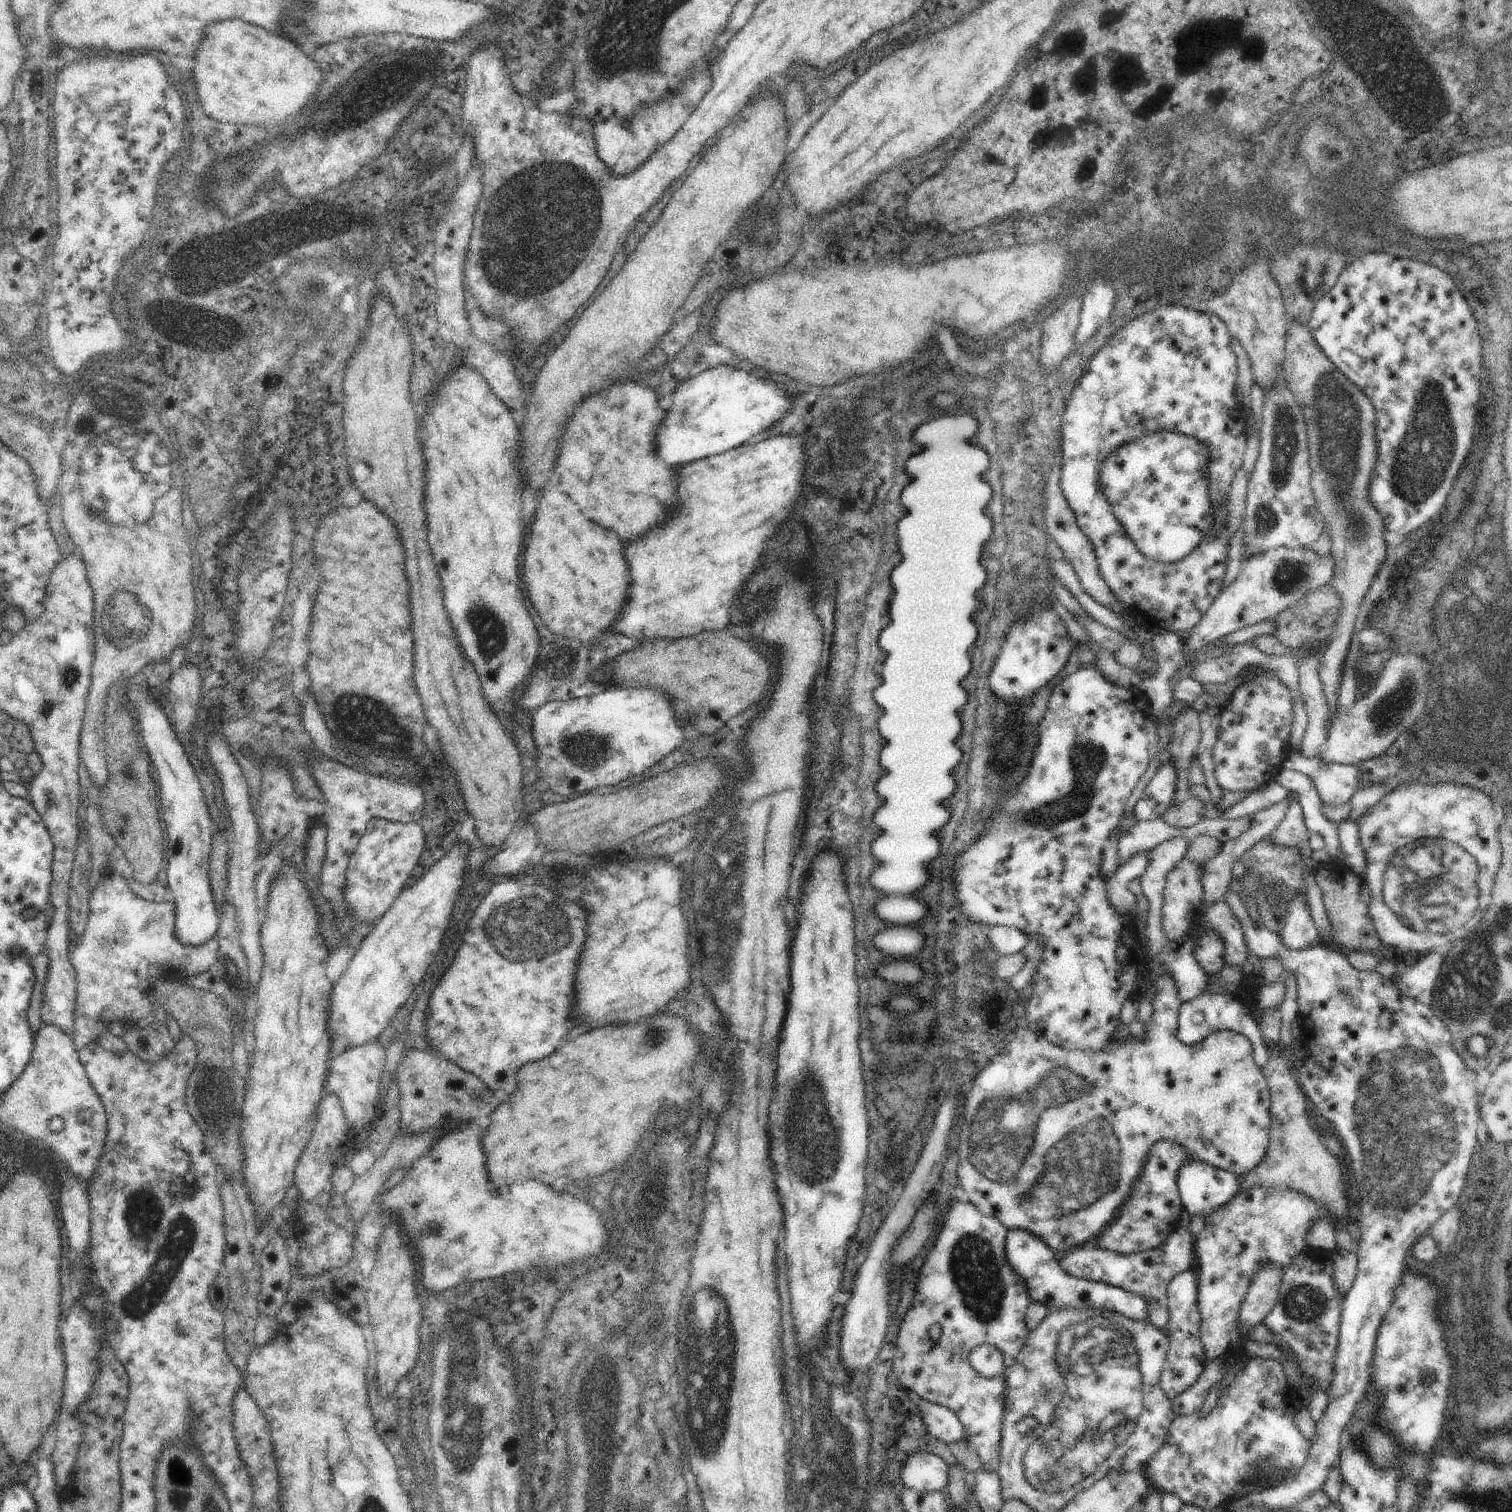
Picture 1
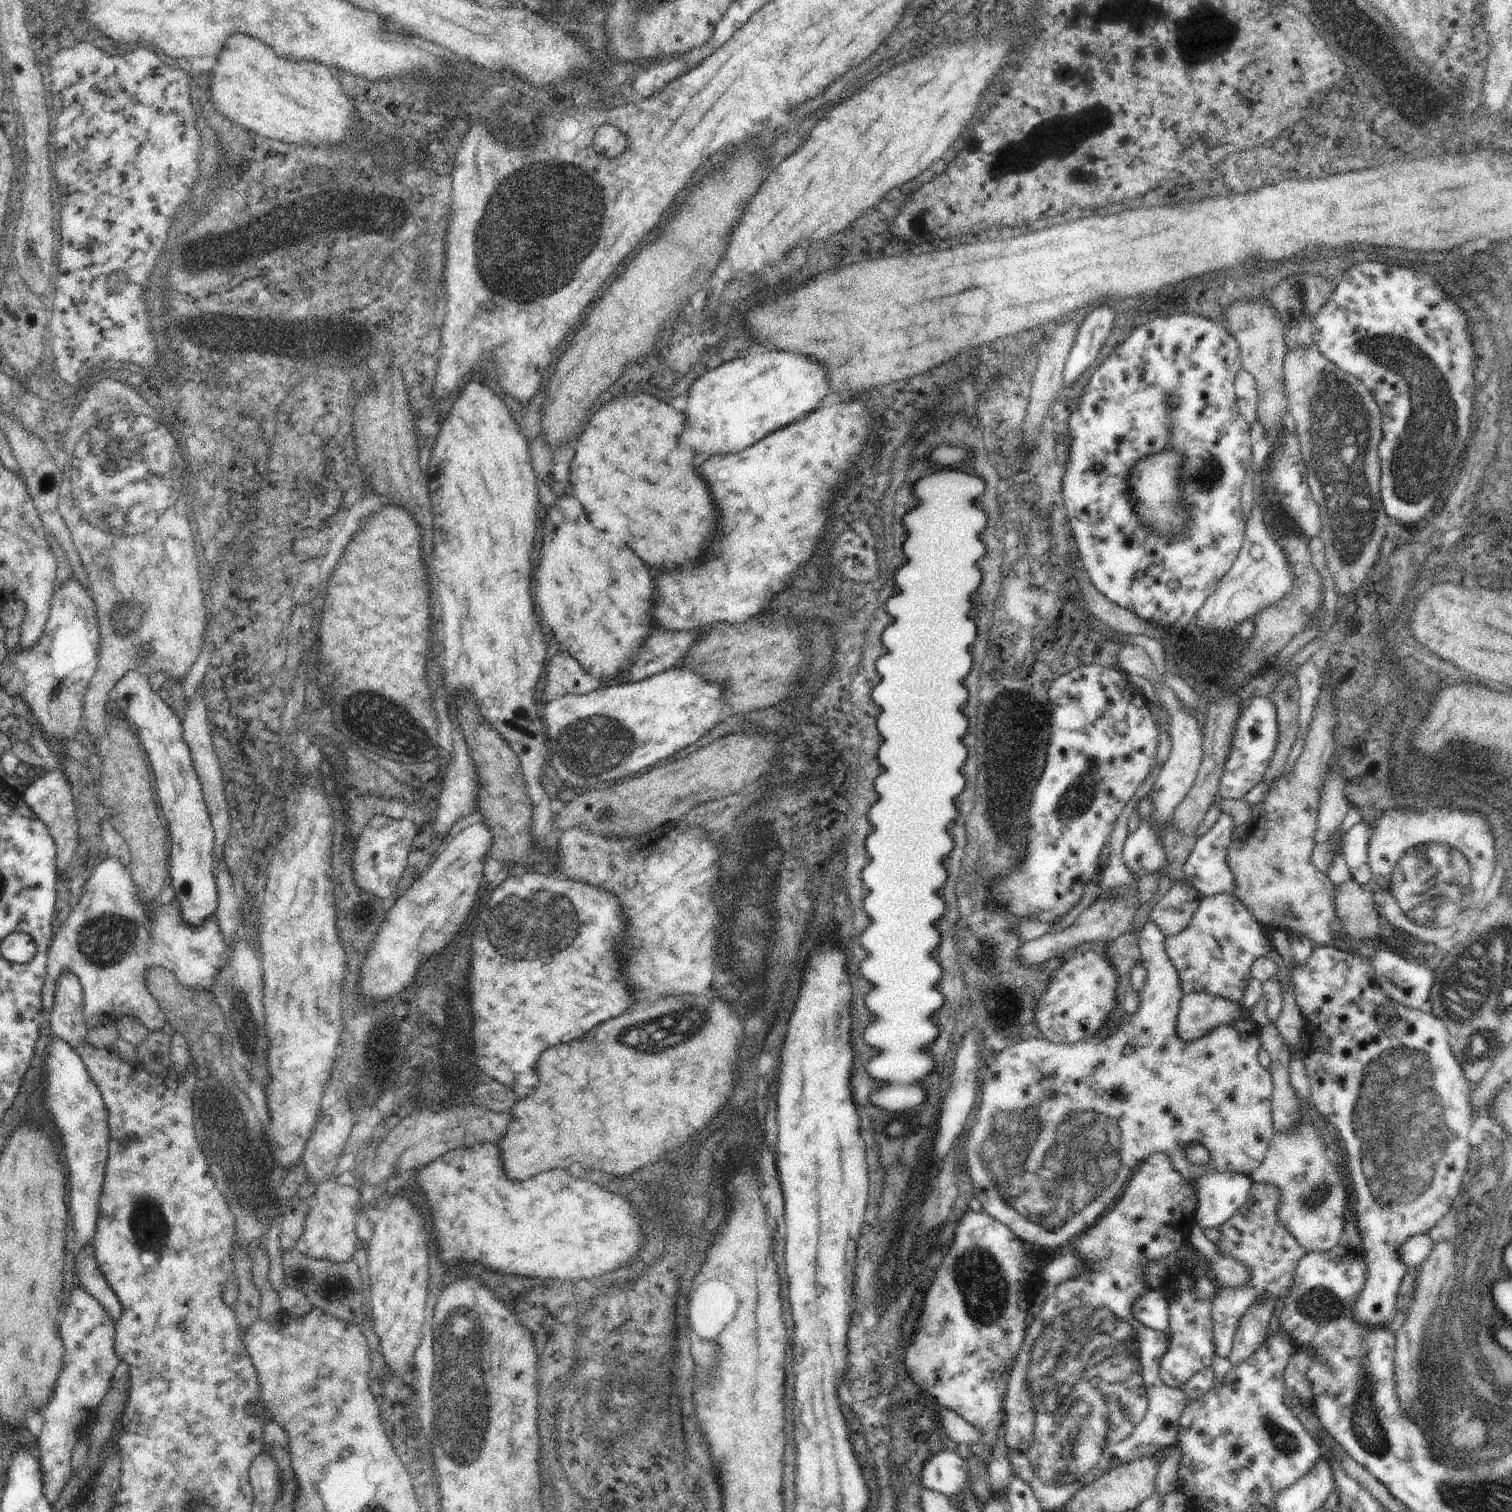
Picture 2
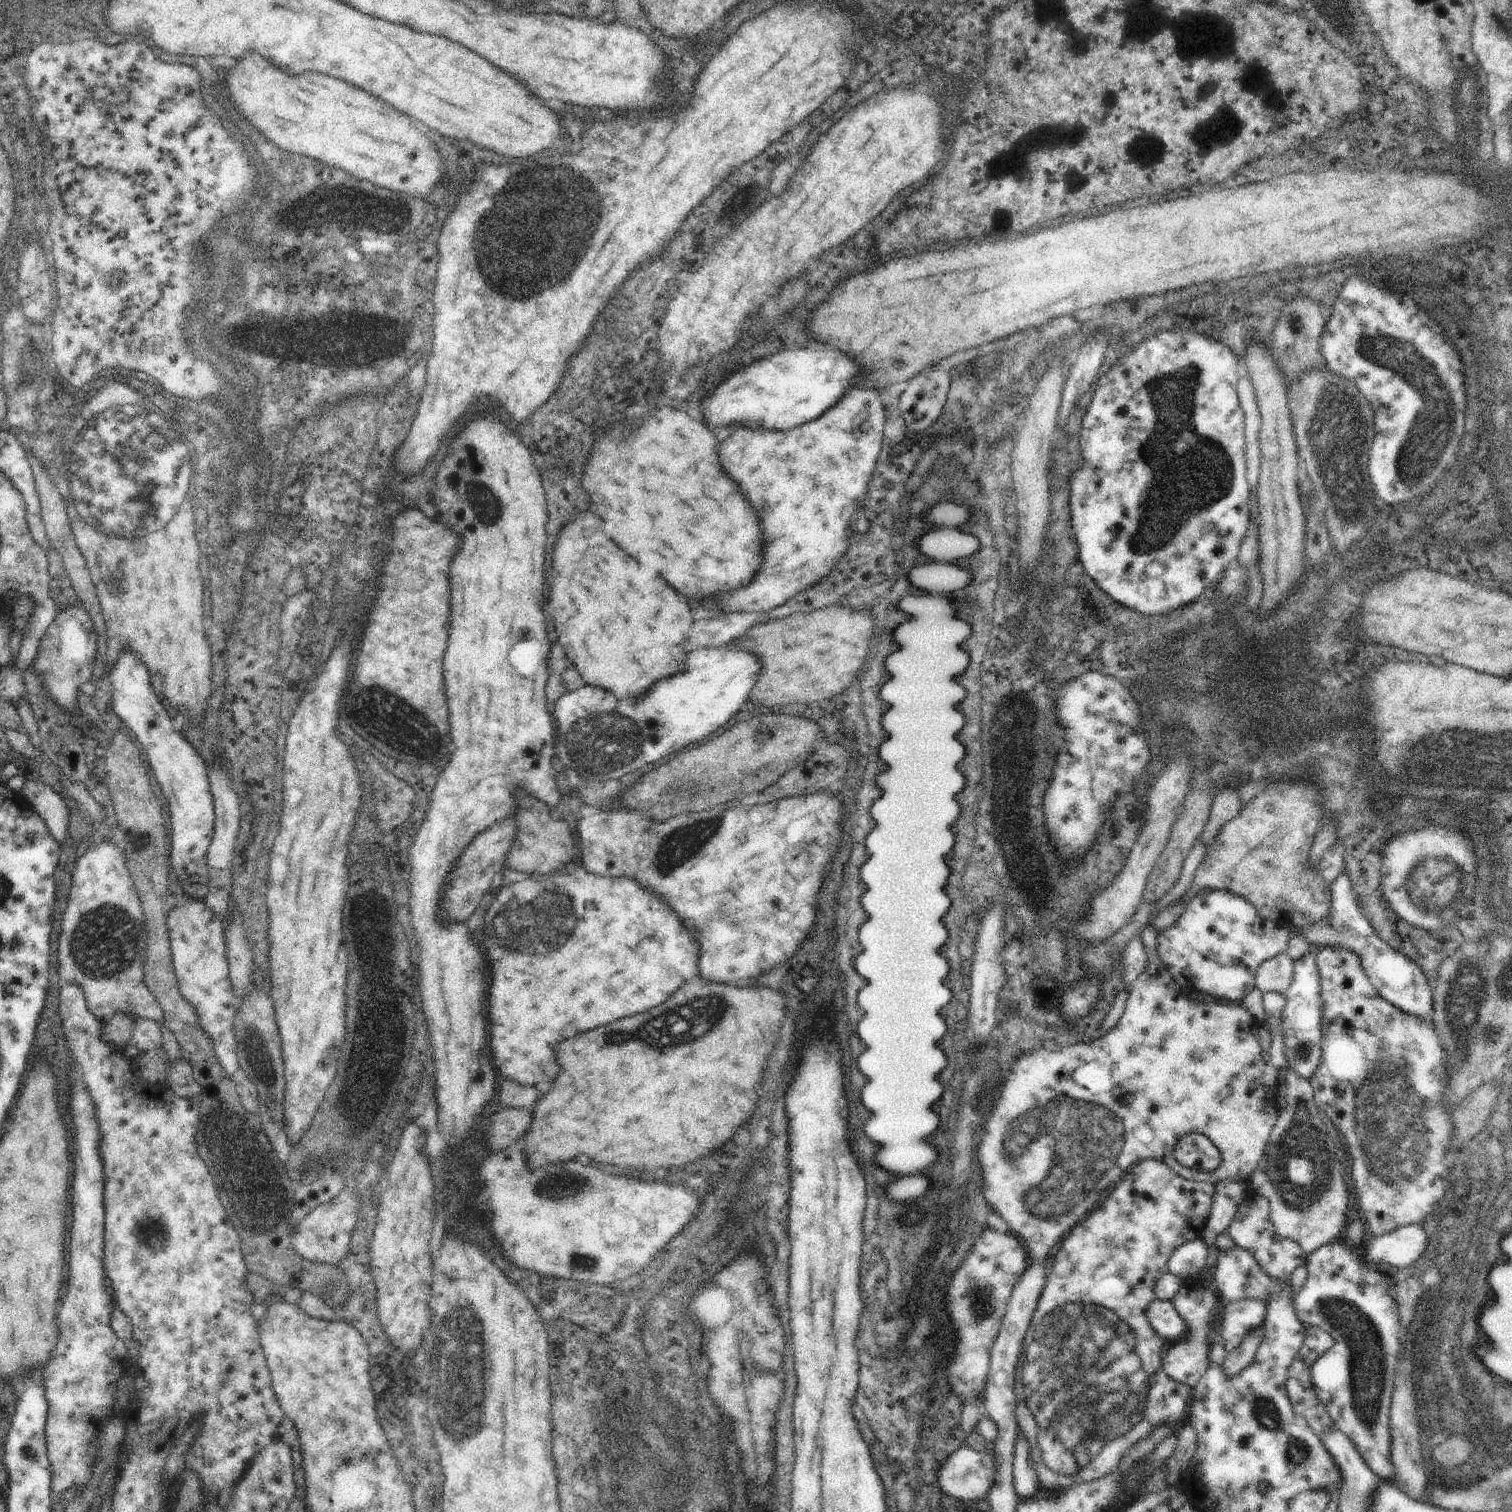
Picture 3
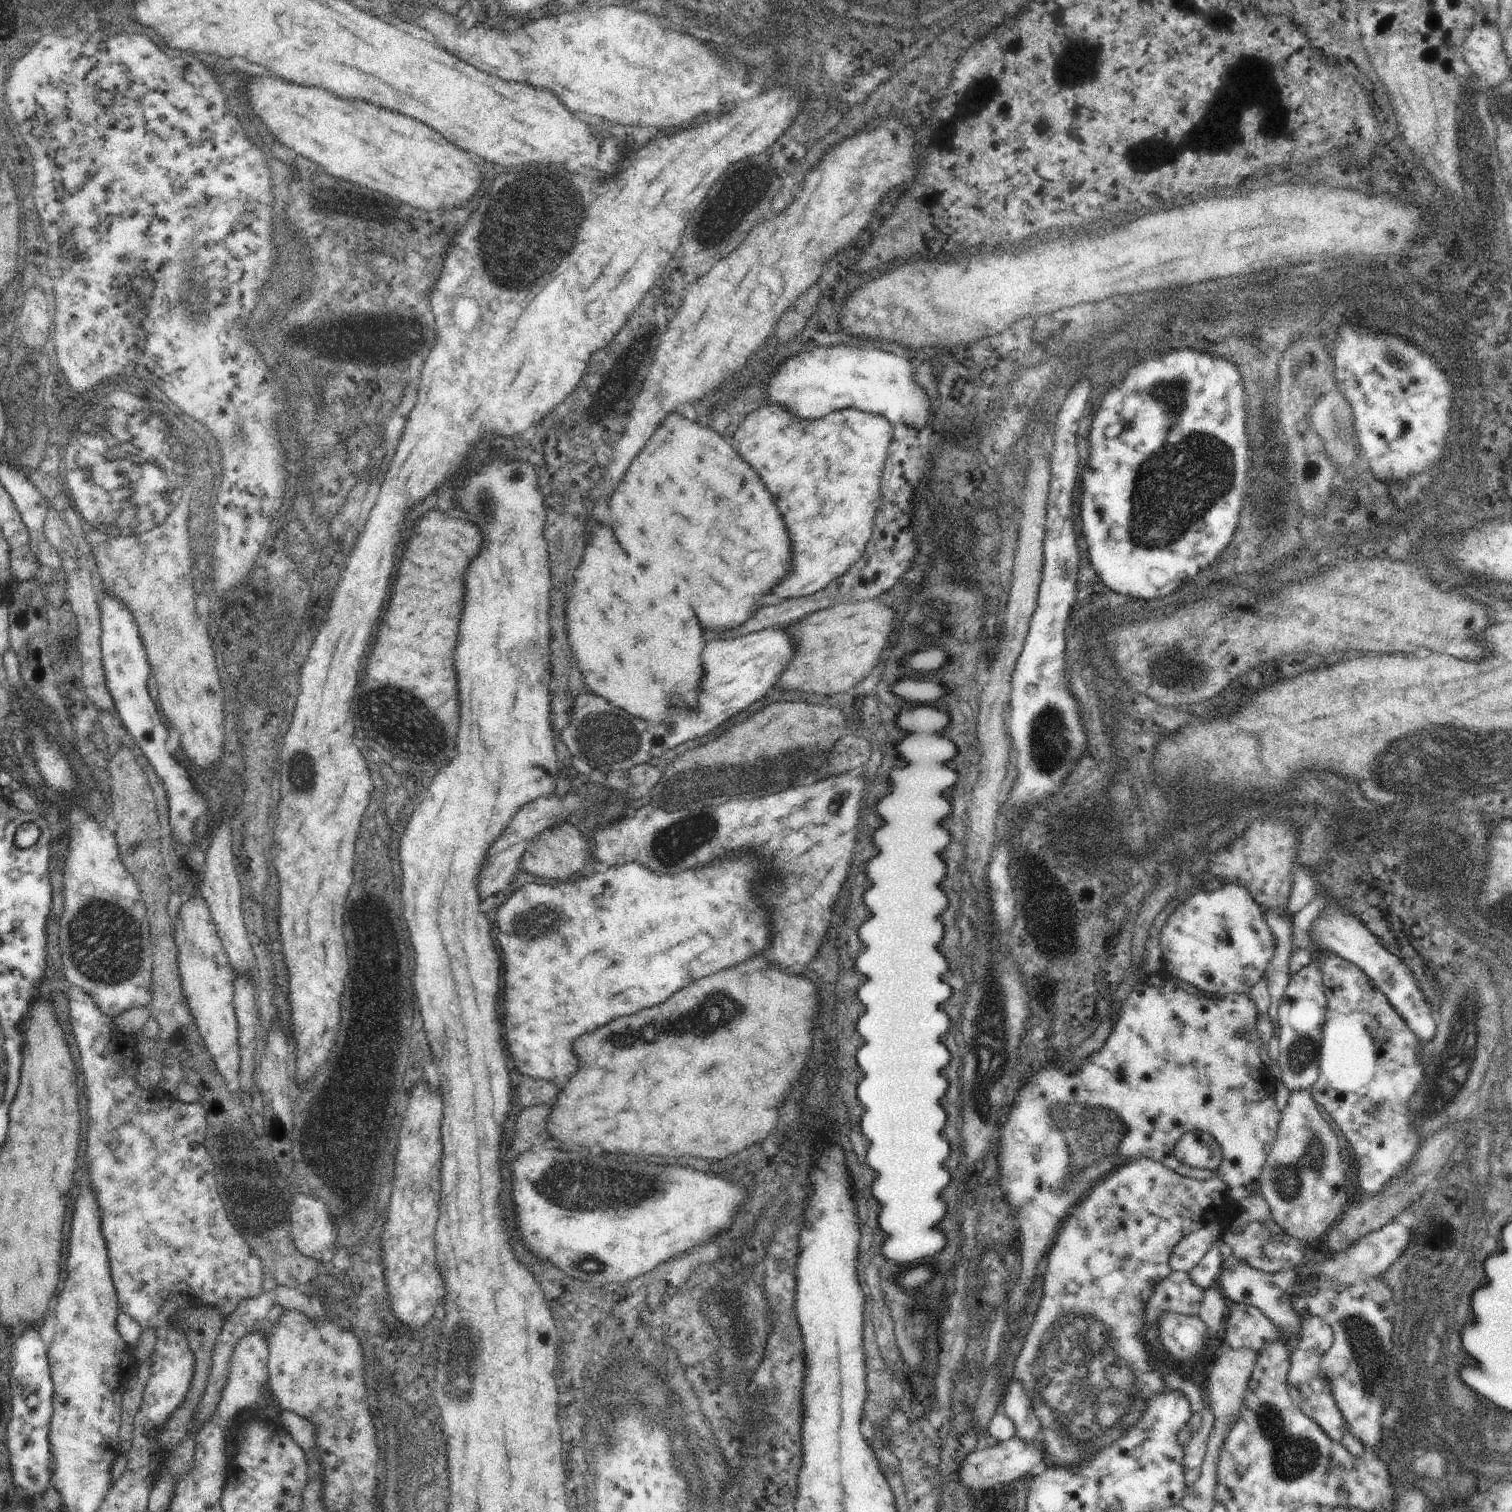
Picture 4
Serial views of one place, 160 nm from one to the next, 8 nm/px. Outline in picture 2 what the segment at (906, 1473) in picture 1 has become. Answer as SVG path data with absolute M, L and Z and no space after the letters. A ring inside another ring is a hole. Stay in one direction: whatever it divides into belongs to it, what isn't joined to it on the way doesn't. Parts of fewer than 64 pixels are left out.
M949 1451L938 1452L938 1454L935 1454L930 1460L925 1462L920 1475L921 1485L924 1489L941 1492L947 1497L952 1496L952 1494L961 1496L965 1486L970 1485L968 1480L968 1465L964 1459L964 1452L957 1454Z

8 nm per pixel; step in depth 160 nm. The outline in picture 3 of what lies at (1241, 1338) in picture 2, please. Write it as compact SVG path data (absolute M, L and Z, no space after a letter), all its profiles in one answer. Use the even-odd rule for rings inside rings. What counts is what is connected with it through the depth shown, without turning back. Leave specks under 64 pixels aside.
M1263 1324L1253 1328L1234 1350L1227 1353L1221 1366L1224 1375L1232 1378L1242 1372L1254 1360L1254 1355L1263 1341L1264 1334Z

